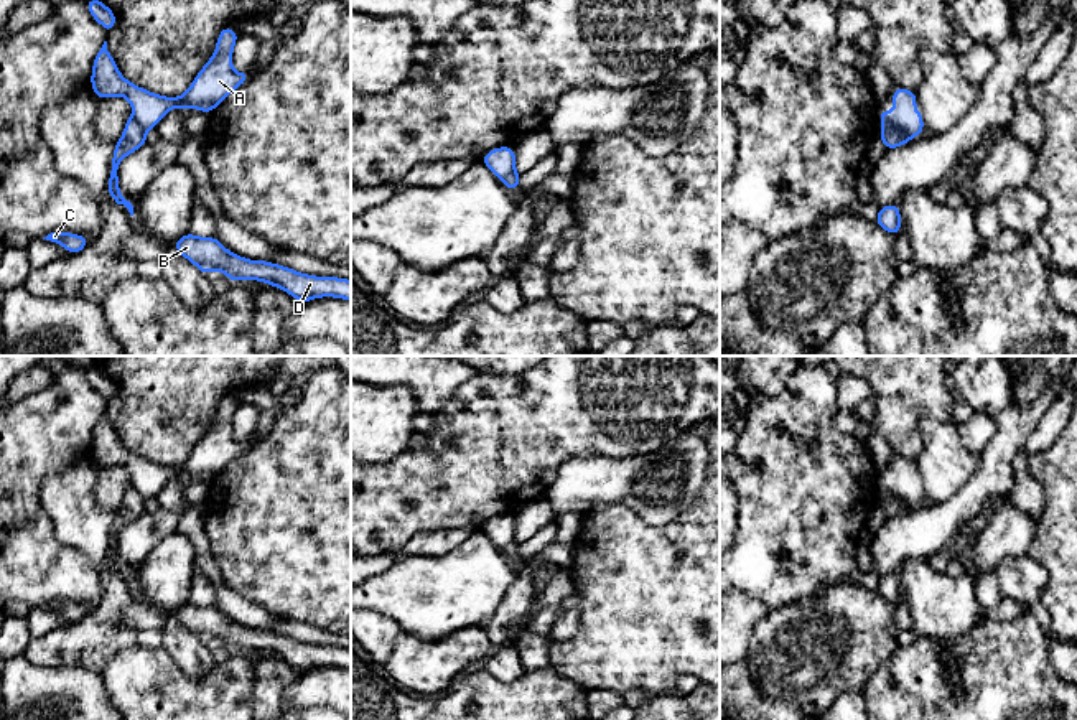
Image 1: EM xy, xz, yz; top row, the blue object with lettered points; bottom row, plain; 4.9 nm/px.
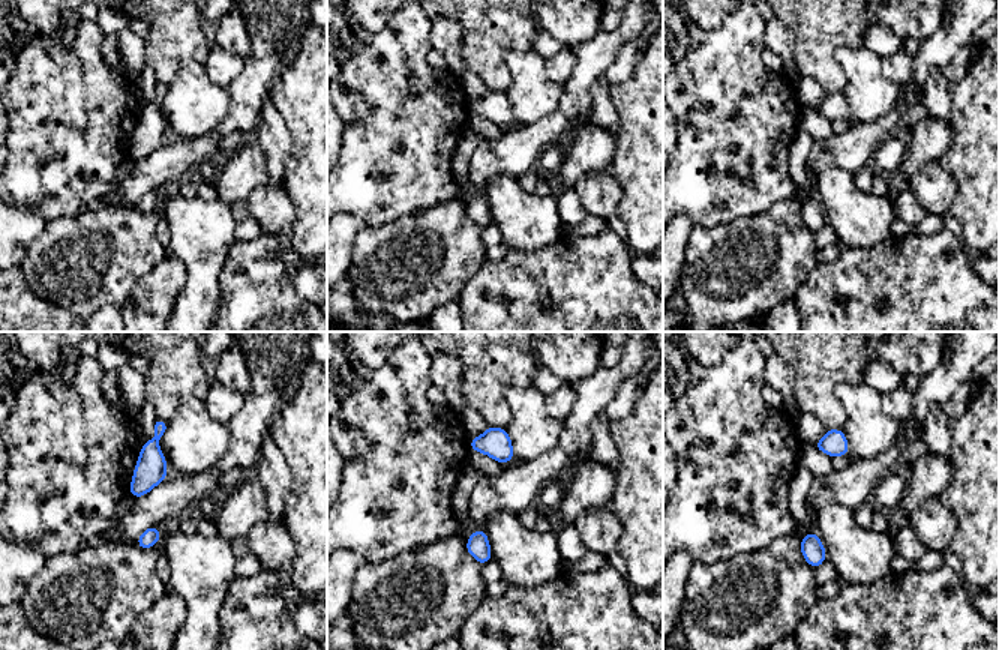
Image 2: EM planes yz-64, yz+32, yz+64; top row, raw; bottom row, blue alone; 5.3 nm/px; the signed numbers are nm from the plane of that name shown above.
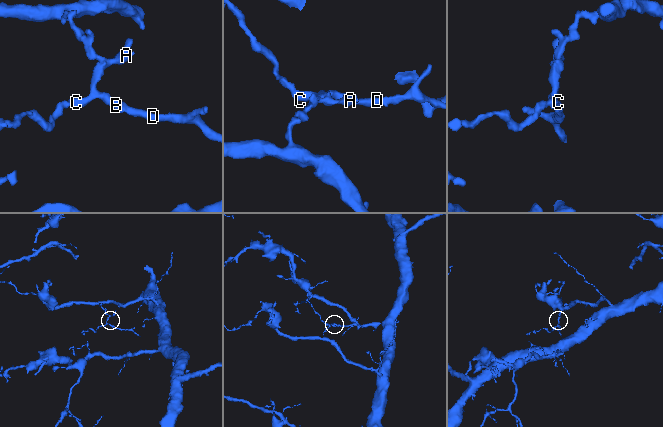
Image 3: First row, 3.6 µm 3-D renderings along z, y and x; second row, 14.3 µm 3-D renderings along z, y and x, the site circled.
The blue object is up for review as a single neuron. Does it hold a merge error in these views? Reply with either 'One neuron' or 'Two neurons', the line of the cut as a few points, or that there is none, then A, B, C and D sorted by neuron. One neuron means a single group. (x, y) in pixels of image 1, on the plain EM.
Two neurons. Split along yz (886, 490), (896, 491), (909, 508). Groups: A / B C D

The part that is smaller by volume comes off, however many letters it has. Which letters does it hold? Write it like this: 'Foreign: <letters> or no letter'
Foreign: B, C, D

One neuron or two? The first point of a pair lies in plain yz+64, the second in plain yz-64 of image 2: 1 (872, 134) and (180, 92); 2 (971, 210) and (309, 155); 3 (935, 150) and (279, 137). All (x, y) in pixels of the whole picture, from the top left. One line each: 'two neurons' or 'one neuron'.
1: two neurons
2: one neuron
3: two neurons

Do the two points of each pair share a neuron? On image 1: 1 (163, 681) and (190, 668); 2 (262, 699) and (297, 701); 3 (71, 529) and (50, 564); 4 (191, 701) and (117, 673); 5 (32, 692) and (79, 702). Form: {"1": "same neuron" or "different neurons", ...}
{"1": "different neurons", "2": "different neurons", "3": "different neurons", "4": "same neuron", "5": "same neuron"}

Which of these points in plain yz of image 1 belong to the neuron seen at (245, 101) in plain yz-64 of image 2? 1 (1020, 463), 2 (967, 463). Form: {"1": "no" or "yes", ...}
{"1": "no", "2": "no"}

